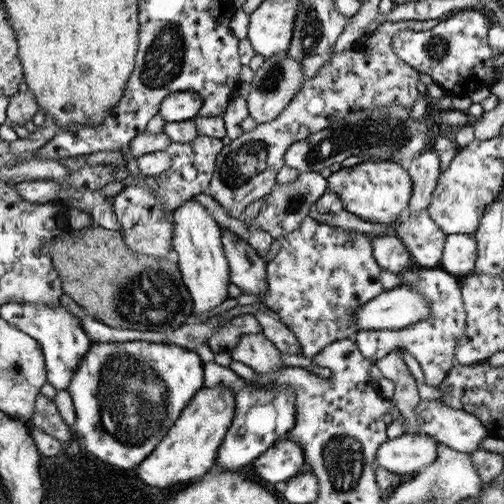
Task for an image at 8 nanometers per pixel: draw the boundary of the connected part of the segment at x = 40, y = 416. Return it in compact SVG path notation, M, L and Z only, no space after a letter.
M48 396L37 397L36 412L30 422L32 427L41 428L43 432L54 436L62 443L71 437L70 426L61 417L55 401L52 401Z

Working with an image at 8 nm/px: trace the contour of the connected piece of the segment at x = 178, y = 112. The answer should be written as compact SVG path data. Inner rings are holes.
M193 91L171 93L161 102L160 116L166 123L193 120L198 116L203 101Z

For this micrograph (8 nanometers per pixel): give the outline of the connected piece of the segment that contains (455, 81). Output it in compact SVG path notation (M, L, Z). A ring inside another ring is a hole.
M464 9L449 14L449 17L440 21L437 26L426 31L405 31L392 36L391 42L394 53L410 67L418 72L429 74L434 83L438 84L448 96L469 97L482 86L493 85L498 77L498 69L494 66L494 58L501 51L498 48L492 48L487 40L490 26L490 20L485 16L481 9Z

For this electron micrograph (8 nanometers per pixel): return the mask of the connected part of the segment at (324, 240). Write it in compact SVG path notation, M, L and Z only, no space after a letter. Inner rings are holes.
M309 214L302 220L300 228L279 238L279 241L278 254L266 265L268 290L262 302L278 313L280 321L296 335L303 355L313 357L334 341L355 338L361 330L357 322L358 309L385 291L380 283L381 266L373 254L371 238L356 231L321 224Z

